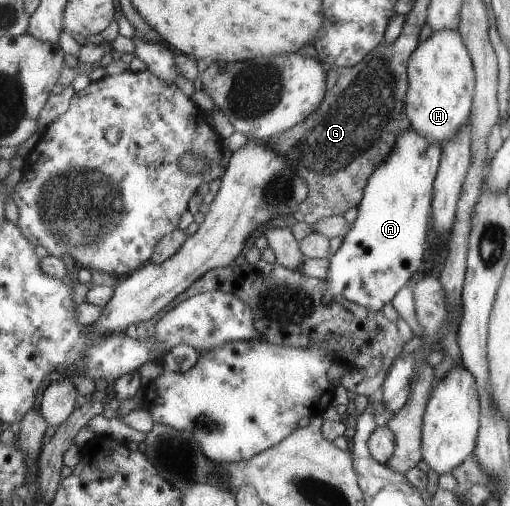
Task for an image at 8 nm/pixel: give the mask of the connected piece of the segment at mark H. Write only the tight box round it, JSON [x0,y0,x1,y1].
[407,29,476,146]

